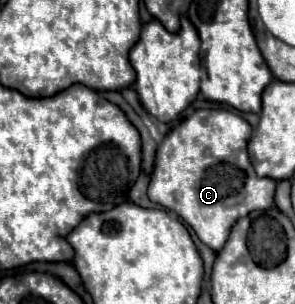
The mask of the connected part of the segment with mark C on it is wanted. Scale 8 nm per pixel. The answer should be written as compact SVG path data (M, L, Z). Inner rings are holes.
M199 109L189 119L179 123L173 131L169 131L163 139L163 143L157 149L155 169L151 173L149 183L149 199L173 213L177 213L195 235L213 251L221 251L231 227L237 219L249 215L251 211L261 211L273 207L273 195L275 195L275 181L267 177L257 177L249 155L247 155L247 143L251 139L251 125L237 113L227 109Z

